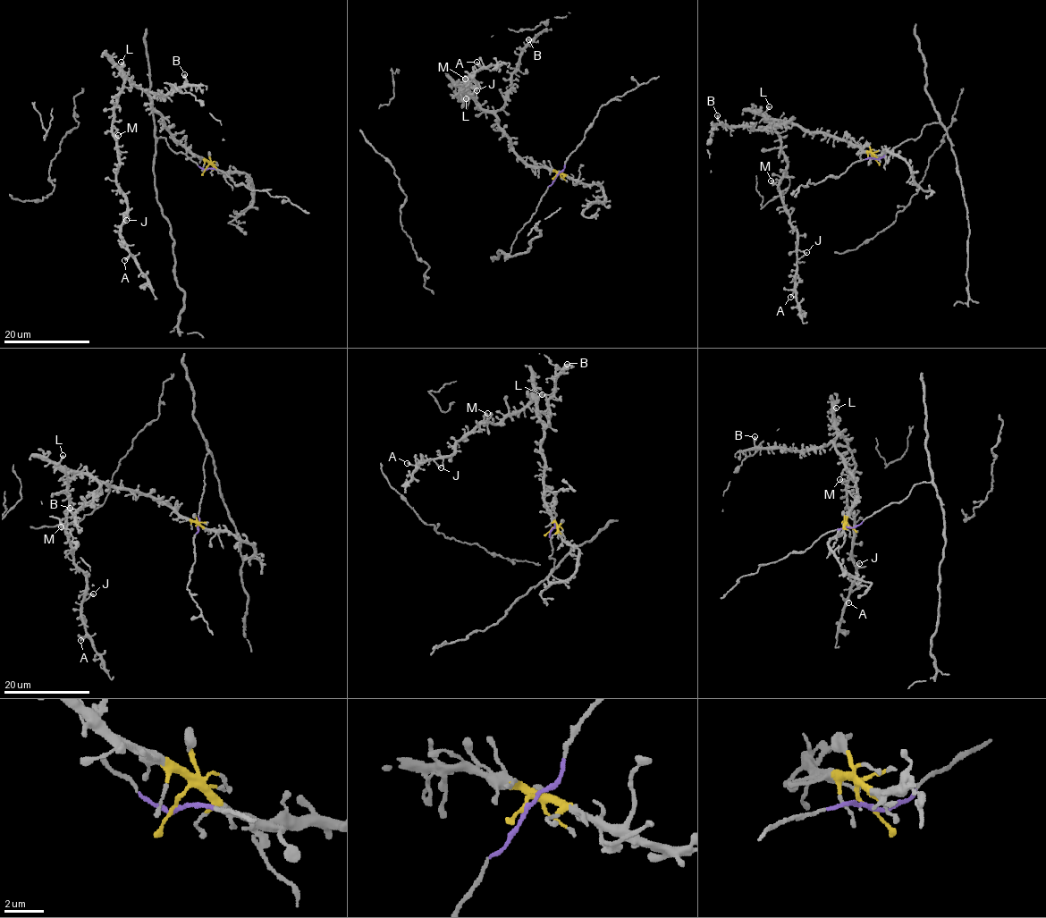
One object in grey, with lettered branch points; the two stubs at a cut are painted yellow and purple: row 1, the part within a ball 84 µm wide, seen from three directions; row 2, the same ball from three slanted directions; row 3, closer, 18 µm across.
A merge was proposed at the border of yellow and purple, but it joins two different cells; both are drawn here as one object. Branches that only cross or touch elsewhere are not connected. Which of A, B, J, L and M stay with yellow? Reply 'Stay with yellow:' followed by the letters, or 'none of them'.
Stay with yellow: A, B, J, L, M

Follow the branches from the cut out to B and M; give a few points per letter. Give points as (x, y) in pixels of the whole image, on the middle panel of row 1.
B: (555, 175), (559, 173), (529, 164), (518, 156), (498, 124), (496, 113), (504, 102), (512, 72), (528, 39)
M: (555, 175), (559, 173), (529, 164), (518, 156), (497, 116), (470, 96), (459, 100), (465, 78)

